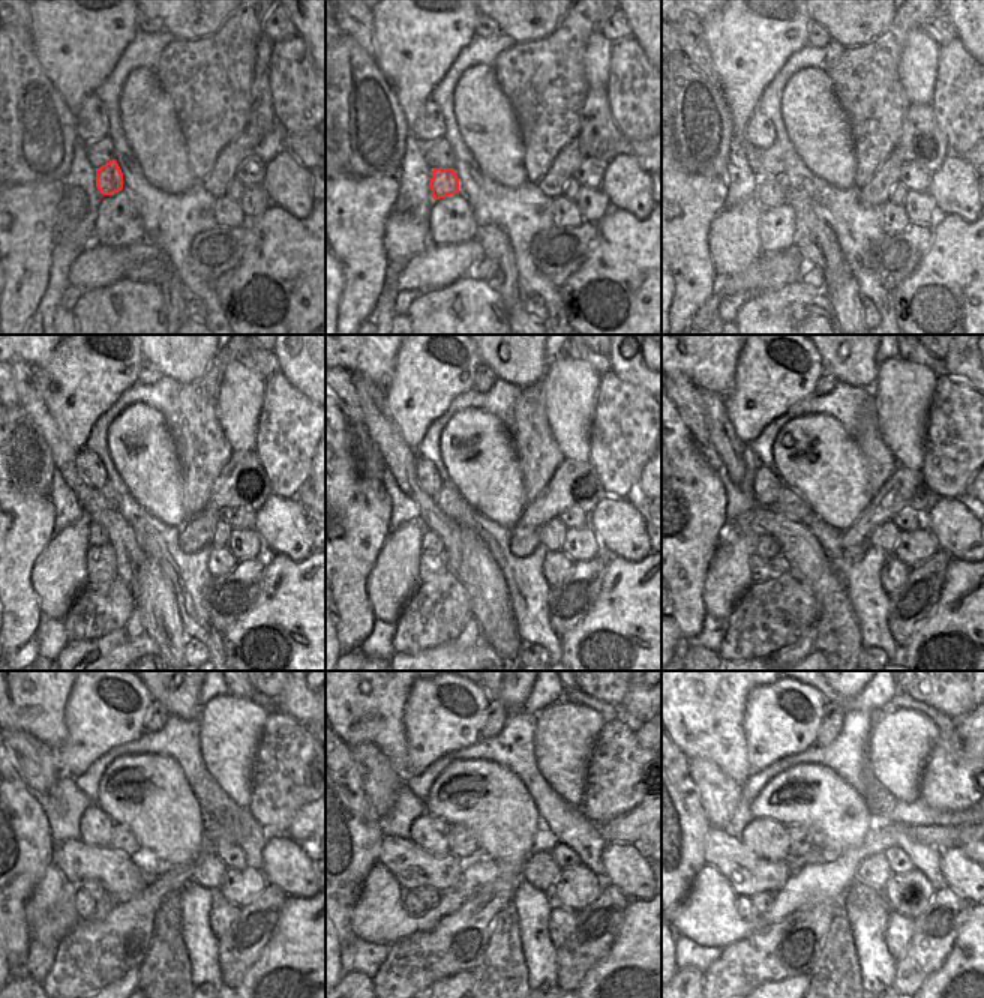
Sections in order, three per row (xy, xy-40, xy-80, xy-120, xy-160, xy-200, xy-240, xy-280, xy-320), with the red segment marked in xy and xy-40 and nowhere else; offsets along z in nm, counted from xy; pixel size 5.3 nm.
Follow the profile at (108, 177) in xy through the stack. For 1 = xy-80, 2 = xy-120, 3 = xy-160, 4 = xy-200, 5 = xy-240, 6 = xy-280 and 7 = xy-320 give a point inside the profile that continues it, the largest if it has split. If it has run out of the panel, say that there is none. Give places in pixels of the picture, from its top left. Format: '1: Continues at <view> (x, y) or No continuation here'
1: Continues at xy-80 (770, 192)
2: Continues at xy-120 (98, 536)
3: Continues at xy-160 (432, 542)
4: Continues at xy-200 (767, 548)
5: Continues at xy-240 (93, 887)
6: Continues at xy-280 (429, 895)
7: Continues at xy-320 (764, 901)

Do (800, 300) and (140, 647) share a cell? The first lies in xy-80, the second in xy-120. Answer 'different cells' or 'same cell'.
same cell

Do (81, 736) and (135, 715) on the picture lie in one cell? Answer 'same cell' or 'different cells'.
same cell

